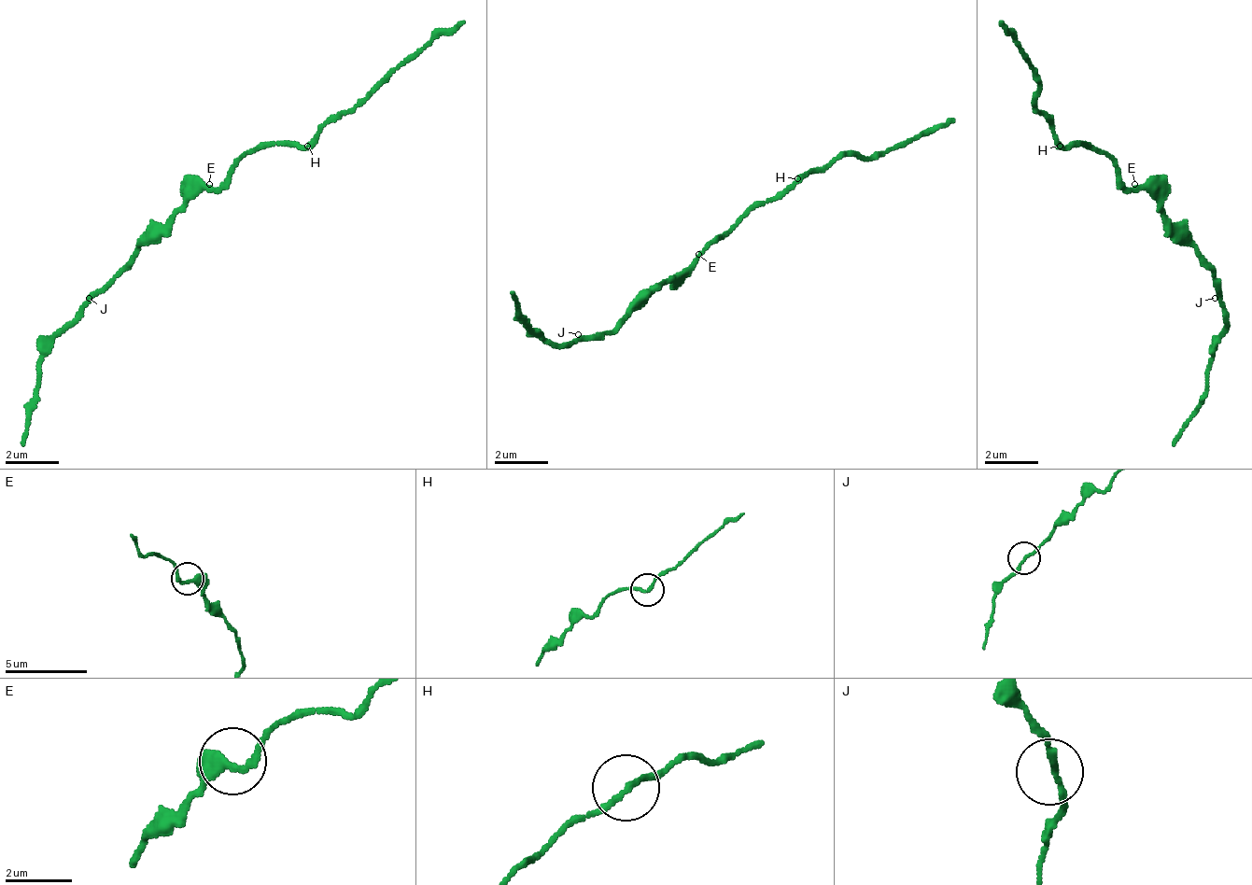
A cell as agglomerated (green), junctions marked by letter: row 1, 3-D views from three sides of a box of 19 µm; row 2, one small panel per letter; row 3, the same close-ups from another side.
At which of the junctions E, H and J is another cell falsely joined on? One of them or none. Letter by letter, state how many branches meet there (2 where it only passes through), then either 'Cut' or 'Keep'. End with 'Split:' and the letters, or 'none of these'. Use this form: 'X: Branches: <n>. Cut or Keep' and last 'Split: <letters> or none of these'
E: Branches: 2. Keep
H: Branches: 2. Keep
J: Branches: 2. Keep
Split: none of these

